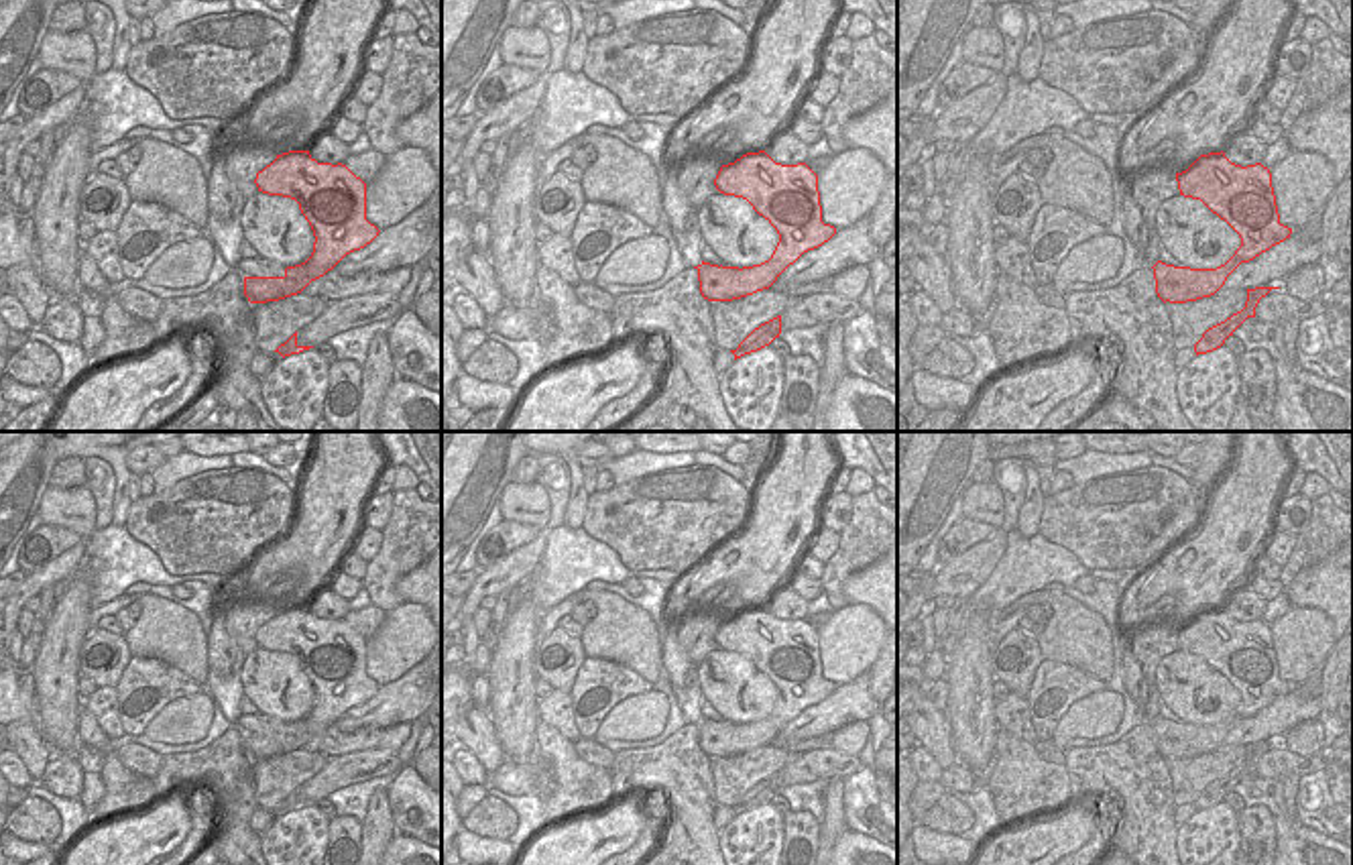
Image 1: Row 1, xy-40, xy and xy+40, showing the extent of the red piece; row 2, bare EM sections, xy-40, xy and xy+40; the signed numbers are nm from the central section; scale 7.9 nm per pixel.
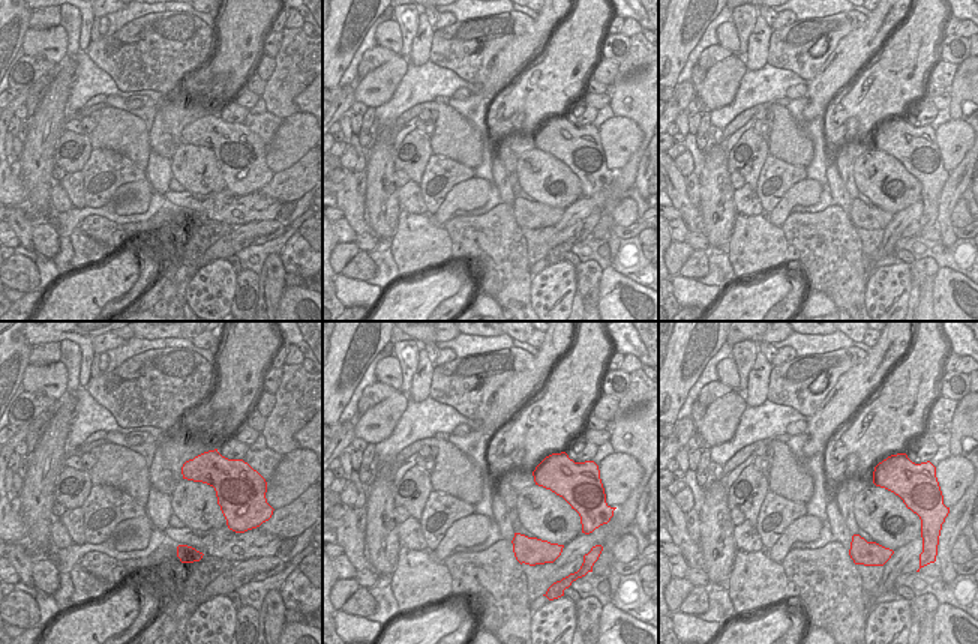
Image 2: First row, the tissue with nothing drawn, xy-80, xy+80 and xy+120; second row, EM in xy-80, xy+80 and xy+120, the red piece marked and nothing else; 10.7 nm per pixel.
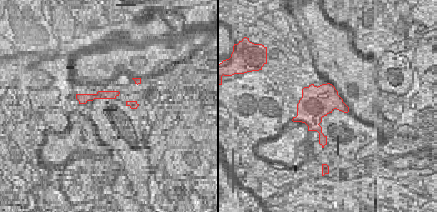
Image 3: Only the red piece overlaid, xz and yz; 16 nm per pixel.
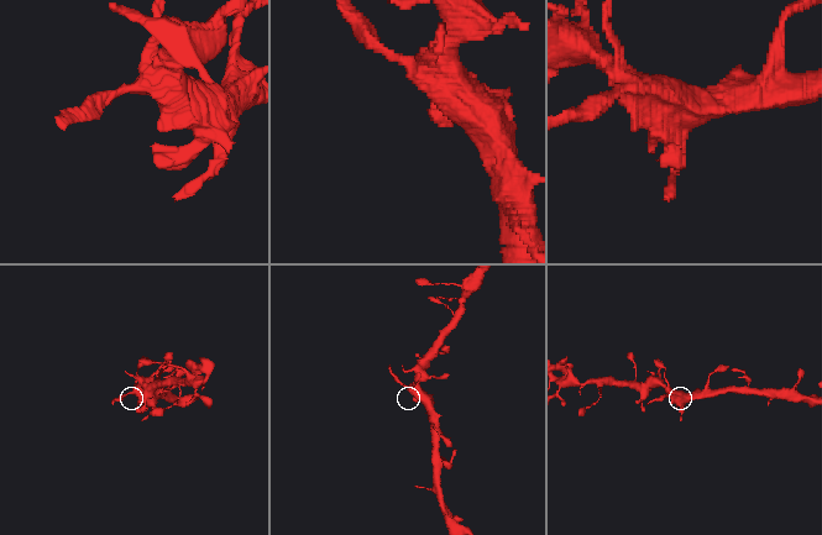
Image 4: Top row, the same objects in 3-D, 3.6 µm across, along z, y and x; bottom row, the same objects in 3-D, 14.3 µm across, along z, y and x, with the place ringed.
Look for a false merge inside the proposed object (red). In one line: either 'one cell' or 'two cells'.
one cell

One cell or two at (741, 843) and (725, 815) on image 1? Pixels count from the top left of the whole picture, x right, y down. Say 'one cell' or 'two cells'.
two cells

